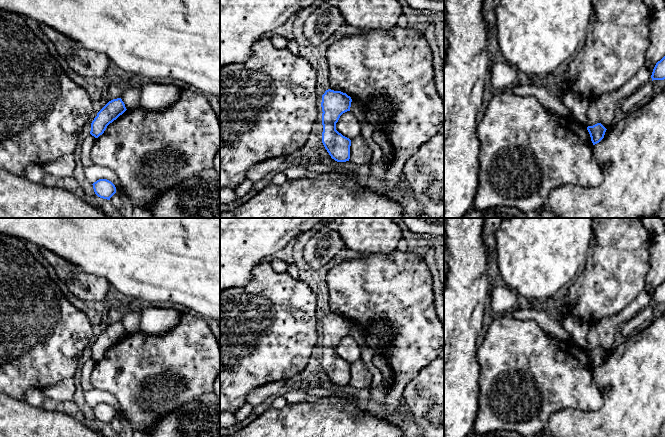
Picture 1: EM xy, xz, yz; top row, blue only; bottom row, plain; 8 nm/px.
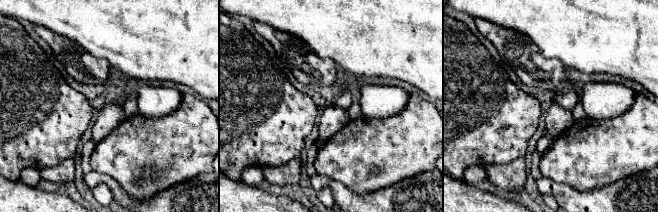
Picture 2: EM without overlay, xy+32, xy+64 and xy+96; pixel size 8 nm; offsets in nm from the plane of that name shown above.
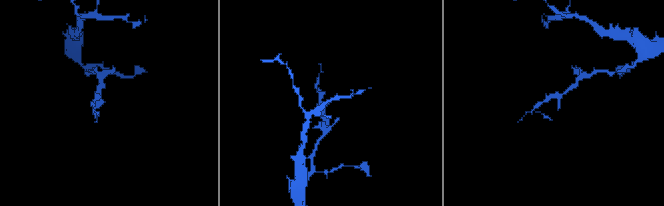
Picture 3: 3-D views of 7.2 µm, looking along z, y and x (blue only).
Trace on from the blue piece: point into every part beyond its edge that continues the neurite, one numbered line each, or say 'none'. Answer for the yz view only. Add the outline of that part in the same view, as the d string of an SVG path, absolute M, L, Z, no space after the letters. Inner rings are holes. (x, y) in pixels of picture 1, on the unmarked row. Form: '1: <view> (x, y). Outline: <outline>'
none

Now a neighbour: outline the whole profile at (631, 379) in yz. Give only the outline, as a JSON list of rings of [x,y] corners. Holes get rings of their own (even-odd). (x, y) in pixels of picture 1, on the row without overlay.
[[[665,313],[646,330],[607,353],[604,362],[593,369],[593,376],[602,395],[602,406],[589,412],[574,408],[553,412],[546,426],[553,437],[657,437],[665,423]]]

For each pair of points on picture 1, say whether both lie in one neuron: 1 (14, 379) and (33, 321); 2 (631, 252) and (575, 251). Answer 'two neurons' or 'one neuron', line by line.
1: one neuron
2: two neurons

